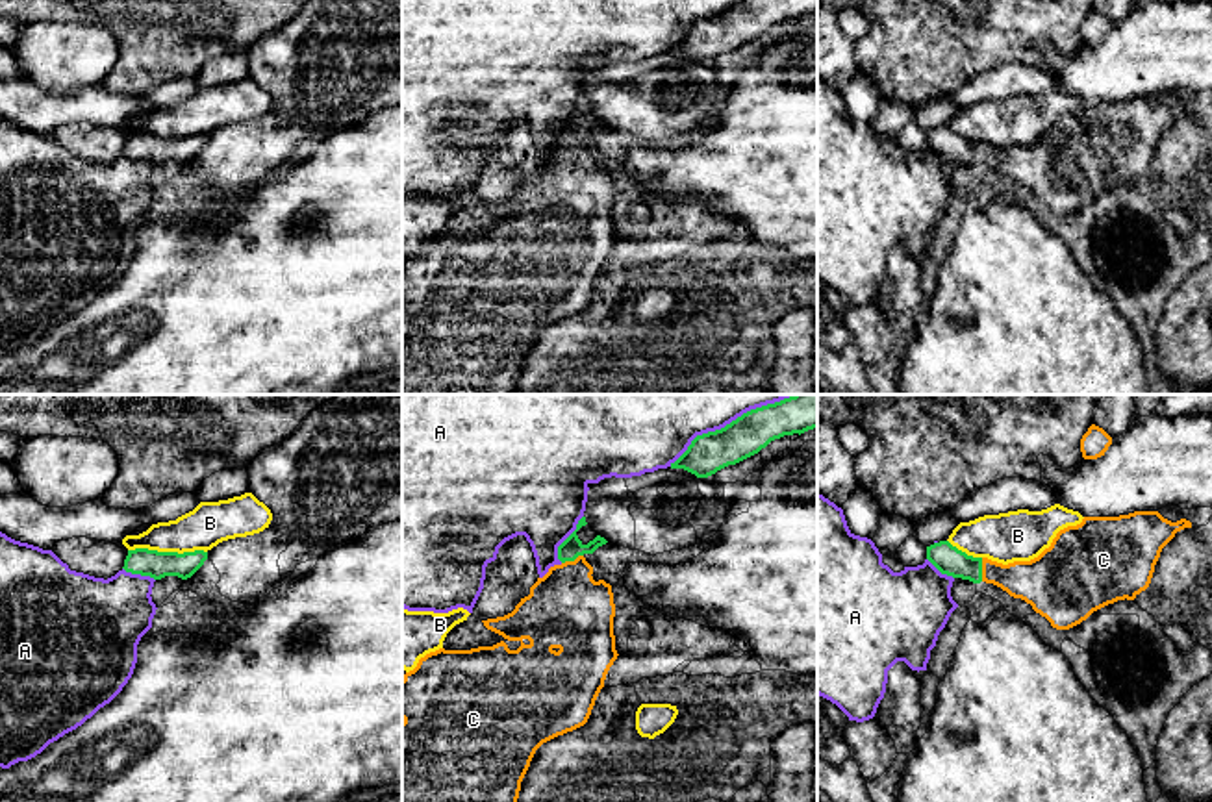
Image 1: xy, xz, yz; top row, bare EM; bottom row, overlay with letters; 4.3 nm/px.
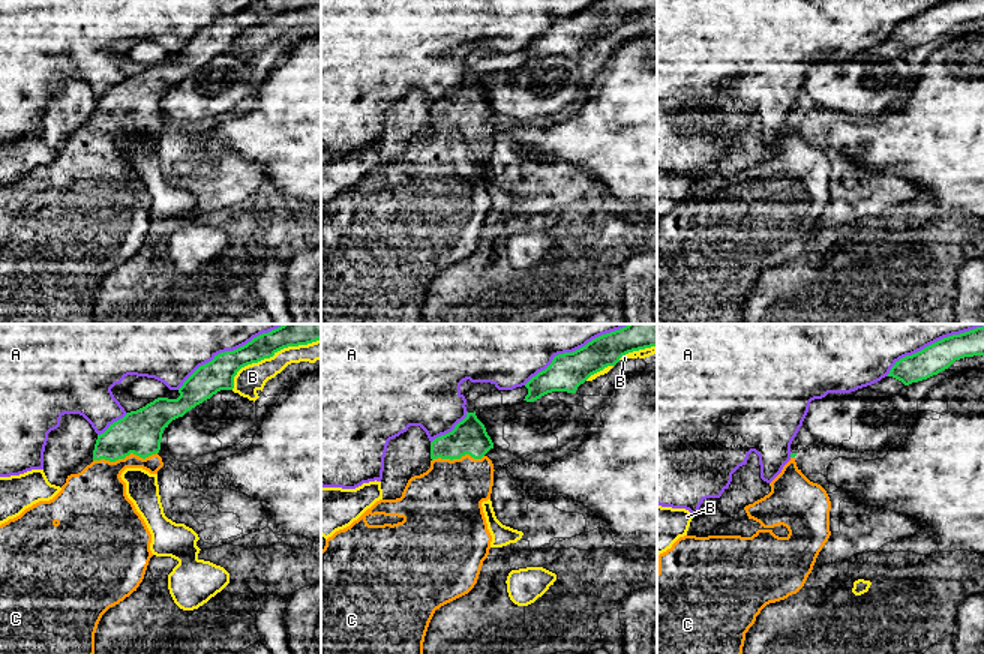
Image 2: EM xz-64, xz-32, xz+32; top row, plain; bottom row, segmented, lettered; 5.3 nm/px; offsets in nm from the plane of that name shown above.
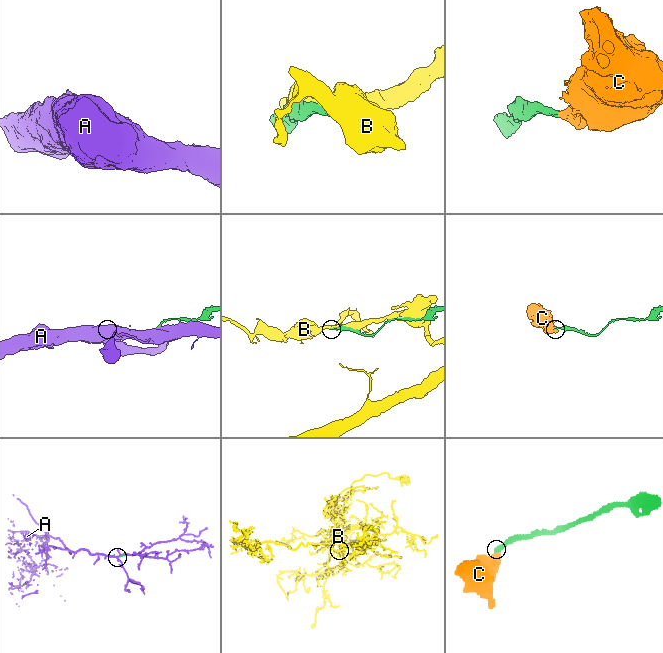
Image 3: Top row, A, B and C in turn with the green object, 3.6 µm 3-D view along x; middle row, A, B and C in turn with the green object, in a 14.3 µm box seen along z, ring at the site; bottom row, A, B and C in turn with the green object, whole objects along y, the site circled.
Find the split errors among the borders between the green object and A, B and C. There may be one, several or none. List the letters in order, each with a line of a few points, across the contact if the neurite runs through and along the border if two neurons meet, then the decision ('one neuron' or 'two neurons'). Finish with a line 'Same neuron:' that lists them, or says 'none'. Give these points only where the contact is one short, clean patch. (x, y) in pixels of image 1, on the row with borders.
A: two neurons
B: two neurons
C: line yz (944, 556), (960, 565), (981, 569), (1036, 582); one neuron
Same neuron: C

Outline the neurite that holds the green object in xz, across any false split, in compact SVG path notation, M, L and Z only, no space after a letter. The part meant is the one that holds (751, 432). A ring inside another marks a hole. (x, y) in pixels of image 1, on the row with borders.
M793 395L751 409L721 430L697 435L671 469L708 478L758 454L775 439L814 428L817 428L817 395Z

